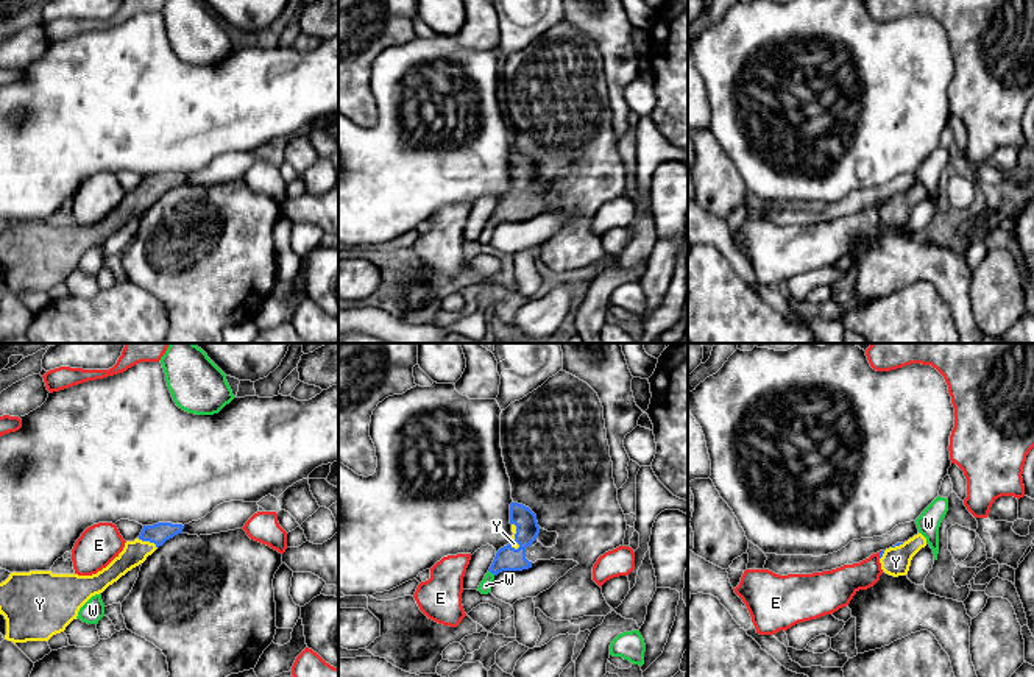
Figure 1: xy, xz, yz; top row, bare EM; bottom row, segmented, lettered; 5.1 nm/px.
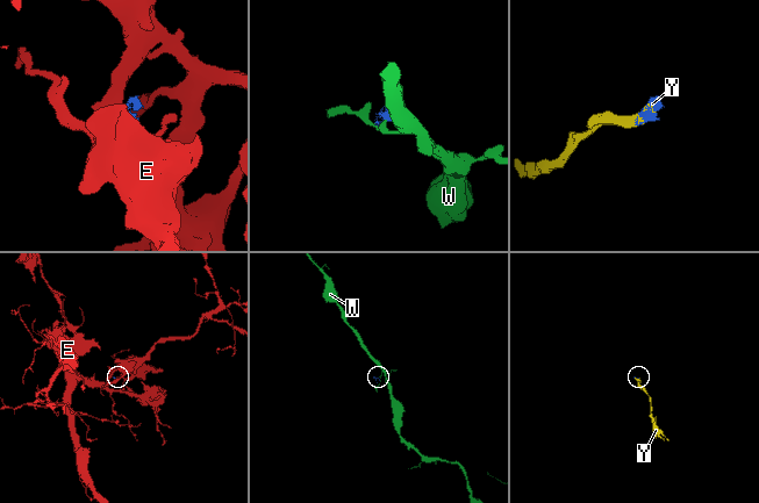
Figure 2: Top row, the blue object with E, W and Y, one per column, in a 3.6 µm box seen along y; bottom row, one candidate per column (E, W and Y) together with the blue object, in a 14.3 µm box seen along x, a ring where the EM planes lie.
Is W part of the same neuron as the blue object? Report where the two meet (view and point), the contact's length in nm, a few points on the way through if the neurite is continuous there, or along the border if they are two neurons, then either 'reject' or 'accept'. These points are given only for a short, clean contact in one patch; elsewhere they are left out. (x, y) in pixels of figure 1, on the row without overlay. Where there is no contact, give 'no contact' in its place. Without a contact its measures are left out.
contact xz (492, 223); length 50 nm; border xz (488, 220), (495, 225); reject

